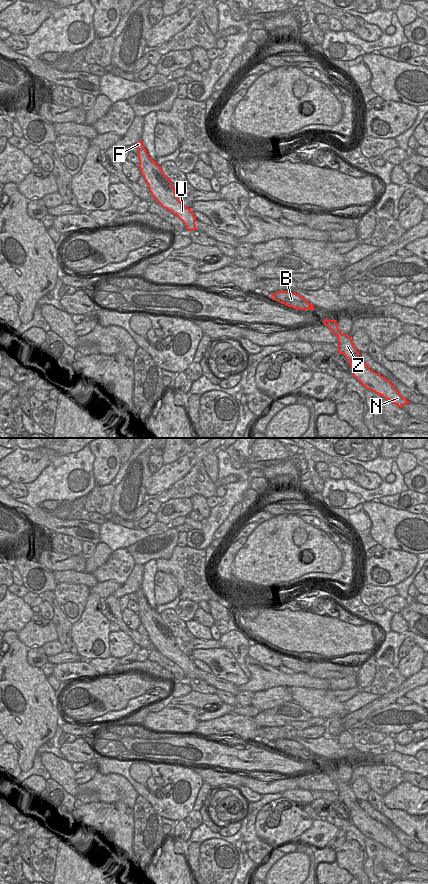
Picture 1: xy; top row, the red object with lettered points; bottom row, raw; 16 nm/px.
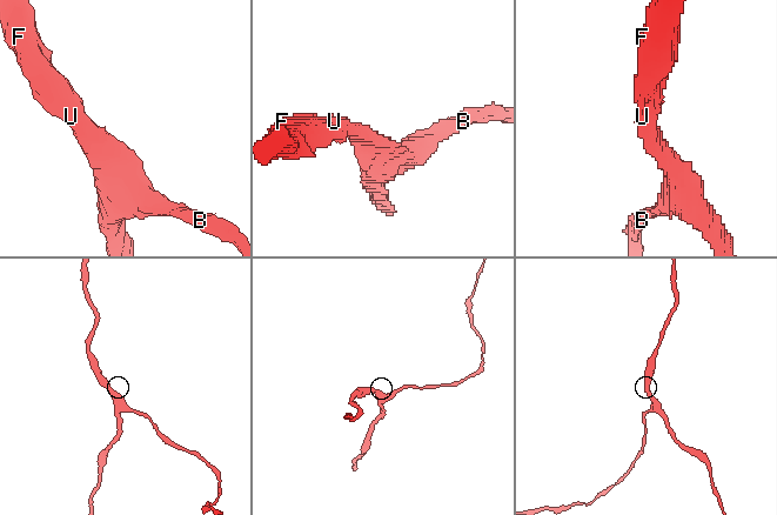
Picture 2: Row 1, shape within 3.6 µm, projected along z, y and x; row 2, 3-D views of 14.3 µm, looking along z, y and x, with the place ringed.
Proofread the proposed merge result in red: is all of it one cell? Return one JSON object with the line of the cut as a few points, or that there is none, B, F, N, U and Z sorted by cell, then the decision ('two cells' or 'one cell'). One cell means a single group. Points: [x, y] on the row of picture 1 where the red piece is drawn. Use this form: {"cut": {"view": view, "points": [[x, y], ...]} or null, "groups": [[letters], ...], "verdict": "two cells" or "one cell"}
{"cut": null, "groups": [["B", "F", "N", "U", "Z"]], "verdict": "one cell"}

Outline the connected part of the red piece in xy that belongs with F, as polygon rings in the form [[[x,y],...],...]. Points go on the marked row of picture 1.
[[[141,140],[135,145],[138,150],[138,167],[148,184],[153,199],[163,208],[176,215],[185,224],[188,231],[196,230],[196,217],[191,209],[178,200],[172,182],[165,176],[160,166],[149,157]]]

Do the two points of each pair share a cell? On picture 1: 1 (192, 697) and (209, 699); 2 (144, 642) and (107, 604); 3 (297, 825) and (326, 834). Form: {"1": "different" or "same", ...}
{"1": "same", "2": "same", "3": "different"}

